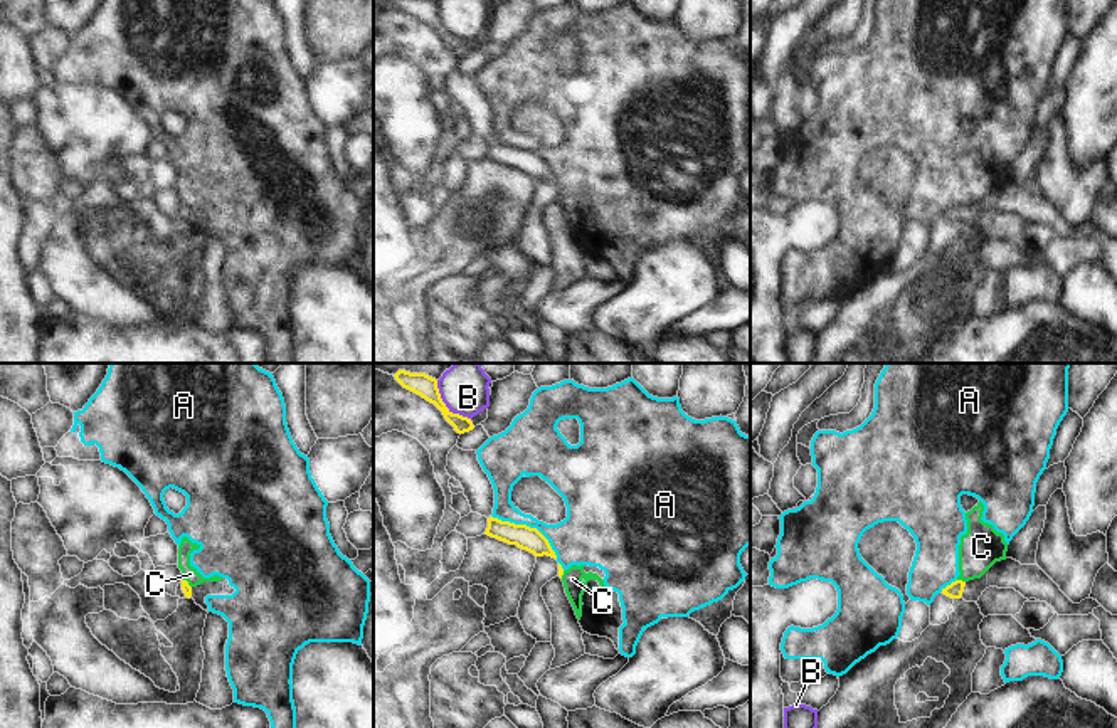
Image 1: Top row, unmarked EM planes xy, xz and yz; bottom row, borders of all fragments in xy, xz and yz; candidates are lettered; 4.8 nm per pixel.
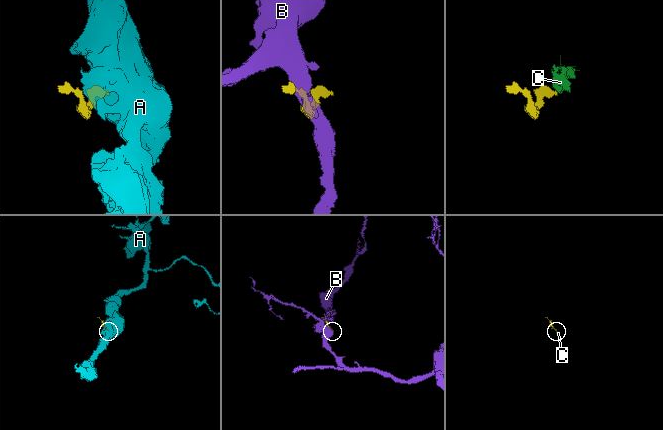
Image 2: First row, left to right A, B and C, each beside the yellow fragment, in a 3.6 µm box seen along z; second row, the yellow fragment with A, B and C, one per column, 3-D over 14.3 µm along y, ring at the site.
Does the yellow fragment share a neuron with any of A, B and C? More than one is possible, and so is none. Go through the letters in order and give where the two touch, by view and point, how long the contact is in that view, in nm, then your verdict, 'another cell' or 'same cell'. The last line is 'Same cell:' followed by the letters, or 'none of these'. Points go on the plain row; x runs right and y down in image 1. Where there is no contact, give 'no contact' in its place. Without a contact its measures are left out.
A: xz (529, 150) | 380 nm | another cell
B: xz (444, 29) | 260 nm | another cell
C: yz (961, 204) | 40 nm | another cell
Same cell: none of these

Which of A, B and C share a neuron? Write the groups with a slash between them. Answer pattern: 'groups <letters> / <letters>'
groups A C / B

